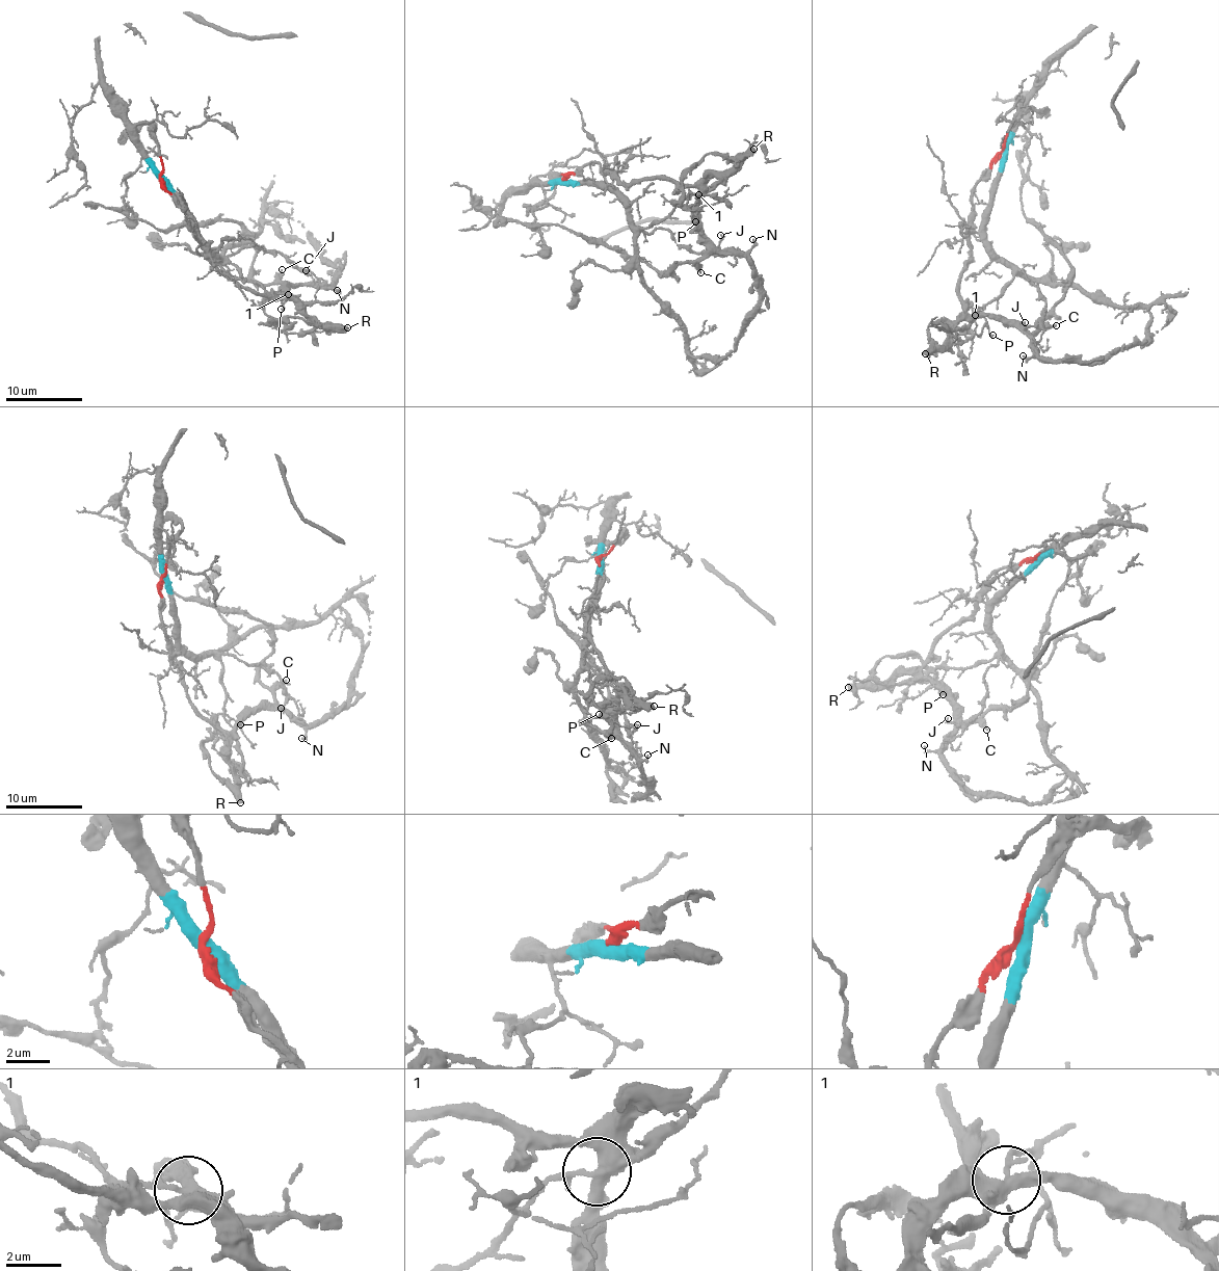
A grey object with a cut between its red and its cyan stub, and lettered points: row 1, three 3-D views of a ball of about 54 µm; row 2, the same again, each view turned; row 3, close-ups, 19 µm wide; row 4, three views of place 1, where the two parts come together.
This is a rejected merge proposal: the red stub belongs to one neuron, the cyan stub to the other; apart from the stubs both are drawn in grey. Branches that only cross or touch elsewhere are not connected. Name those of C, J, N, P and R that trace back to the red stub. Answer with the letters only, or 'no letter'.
C, N, R

